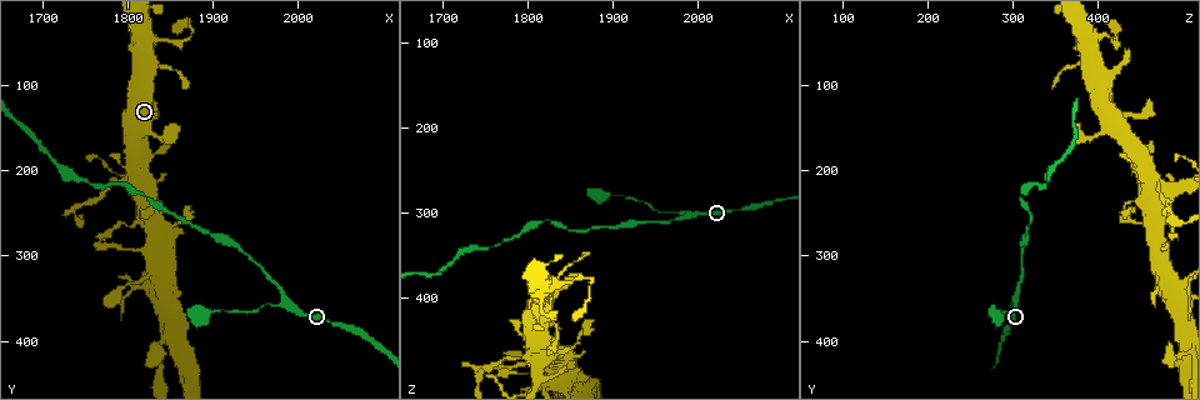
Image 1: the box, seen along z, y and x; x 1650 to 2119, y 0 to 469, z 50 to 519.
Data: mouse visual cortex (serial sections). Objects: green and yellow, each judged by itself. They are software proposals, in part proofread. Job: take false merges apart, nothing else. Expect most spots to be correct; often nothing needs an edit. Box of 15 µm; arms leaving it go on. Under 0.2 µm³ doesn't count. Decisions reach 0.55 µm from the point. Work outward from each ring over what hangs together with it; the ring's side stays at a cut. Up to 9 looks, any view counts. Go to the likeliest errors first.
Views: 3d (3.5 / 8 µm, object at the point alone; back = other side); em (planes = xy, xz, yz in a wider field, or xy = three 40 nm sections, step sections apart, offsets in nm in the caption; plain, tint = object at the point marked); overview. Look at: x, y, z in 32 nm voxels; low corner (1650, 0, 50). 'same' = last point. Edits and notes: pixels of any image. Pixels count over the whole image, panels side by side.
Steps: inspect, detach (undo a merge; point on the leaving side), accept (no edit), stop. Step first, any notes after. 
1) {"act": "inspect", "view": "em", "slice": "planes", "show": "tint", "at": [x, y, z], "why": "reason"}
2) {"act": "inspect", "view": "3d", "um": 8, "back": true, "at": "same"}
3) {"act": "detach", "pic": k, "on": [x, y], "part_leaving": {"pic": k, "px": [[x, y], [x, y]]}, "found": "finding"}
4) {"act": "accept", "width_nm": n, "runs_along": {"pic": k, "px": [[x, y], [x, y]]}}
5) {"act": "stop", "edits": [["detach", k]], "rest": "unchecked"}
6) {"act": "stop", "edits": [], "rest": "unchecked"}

{"act": "inspect", "view": "3d", "um": 8, "back": true, "at": [1980, 355, 300], "why": "branch point"}

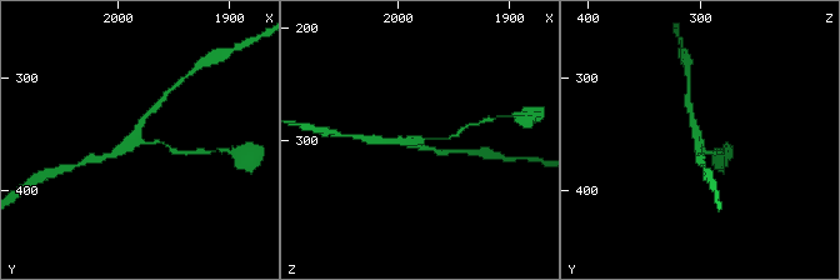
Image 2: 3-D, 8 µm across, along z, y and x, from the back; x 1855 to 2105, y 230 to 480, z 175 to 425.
{"act": "inspect", "view": "3d", "um": 3.5, "at": [1984, 356, 302], "why": "zoom in"}

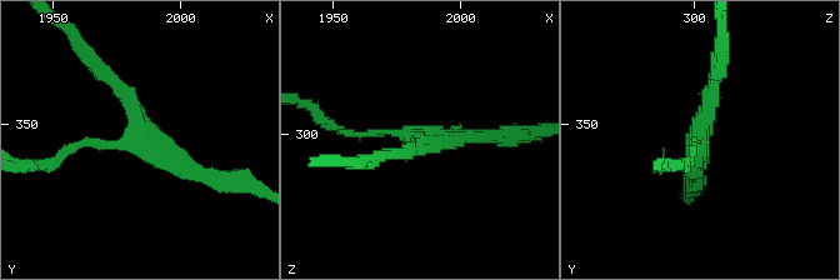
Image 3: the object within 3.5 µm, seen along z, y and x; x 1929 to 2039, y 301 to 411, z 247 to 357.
{"act": "inspect", "view": "em", "slice": "planes", "show": "tint", "at": [1983, 355, 303], "why": "now the EM"}

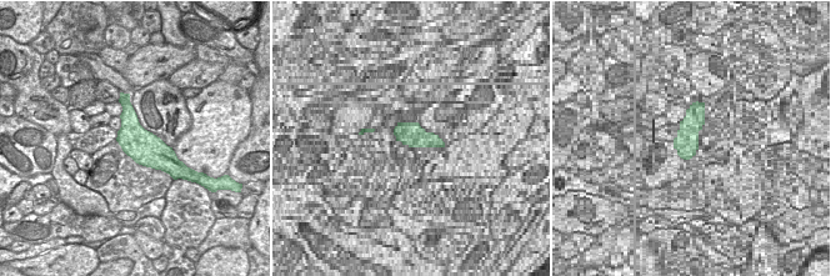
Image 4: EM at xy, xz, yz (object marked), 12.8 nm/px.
{"act": "accept", "runs_along": {"pic": 3, "px": [[211, 179], [154, 151], [100, 68]]}, "found": "all the same cell"}

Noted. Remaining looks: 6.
{"act": "inspect", "view": "3d", "um": 3.5, "at": [1785, 215, 475], "why": "sudden change in width"}

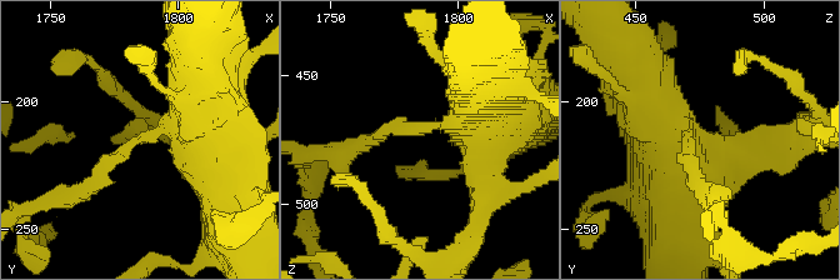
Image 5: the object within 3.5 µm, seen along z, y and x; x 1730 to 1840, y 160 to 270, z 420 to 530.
{"act": "inspect", "view": "em", "slice": "xy", "step": 1, "show": "tint", "at": [1785, 216, 471], "arm_widths_nm": [200, 600]}

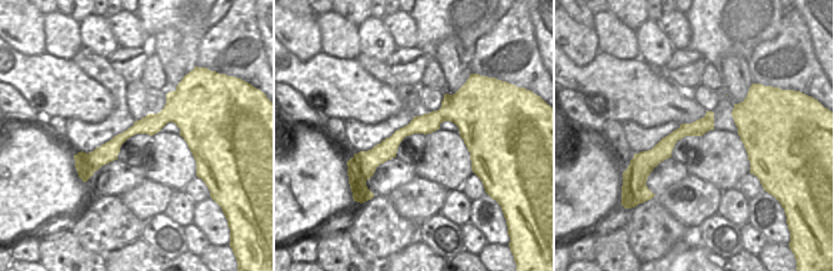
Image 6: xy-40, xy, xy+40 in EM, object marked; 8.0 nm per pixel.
{"act": "accept", "width_nm": 160, "runs_along": {"pic": 6, "px": [[467, 95], [400, 134], [361, 172]]}, "found": "continuous, no second cell"}

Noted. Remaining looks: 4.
{"act": "inspect", "view": "3d", "um": 8, "back": true, "at": [1735, 245, 485], "why": "narrows sharply"}

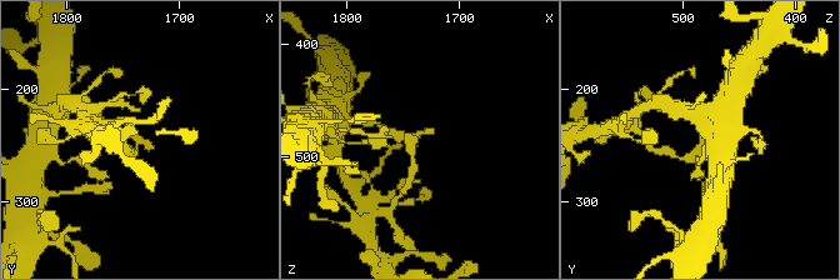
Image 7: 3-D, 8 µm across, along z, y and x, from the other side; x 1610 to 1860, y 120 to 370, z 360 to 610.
{"act": "inspect", "view": "em", "slice": "xy", "step": 3, "show": "tint", "at": [1738, 246, 486]}

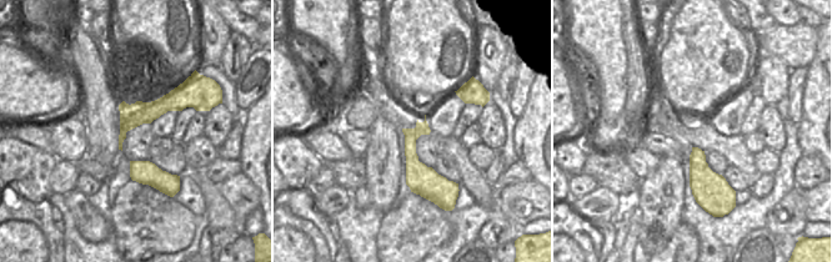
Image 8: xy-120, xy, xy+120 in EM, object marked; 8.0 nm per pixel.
{"act": "accept", "runs_along": {"pic": 8, "px": [[190, 104], [140, 112], [123, 135]]}, "found": "one cell here"}

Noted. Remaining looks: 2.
{"act": "inspect", "view": "3d", "um": 3.5, "at": [1845, 350, 485], "why": "calibre changes"}

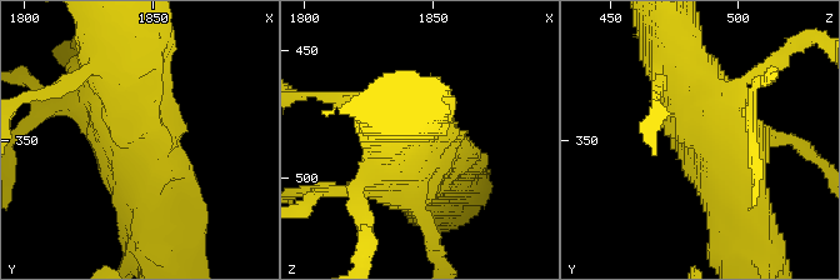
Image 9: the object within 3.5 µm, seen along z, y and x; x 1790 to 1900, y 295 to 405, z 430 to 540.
{"act": "inspect", "view": "em", "slice": "xy", "step": 1, "show": "tint", "at": [1844, 348, 489], "why": "shape alone is not enough"}

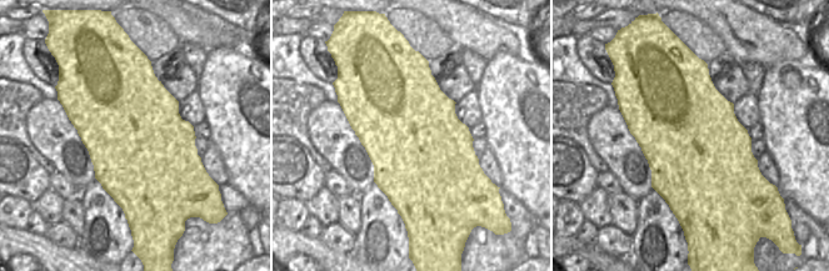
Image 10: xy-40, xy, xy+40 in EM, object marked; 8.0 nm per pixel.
{"act": "accept", "runs_along": {"pic": 9, "px": [[673, 33], [675, 64], [733, 183]]}, "found": "all the same cell"}

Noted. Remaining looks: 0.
{"act": "stop", "edits": [], "rest": "unchecked"}

